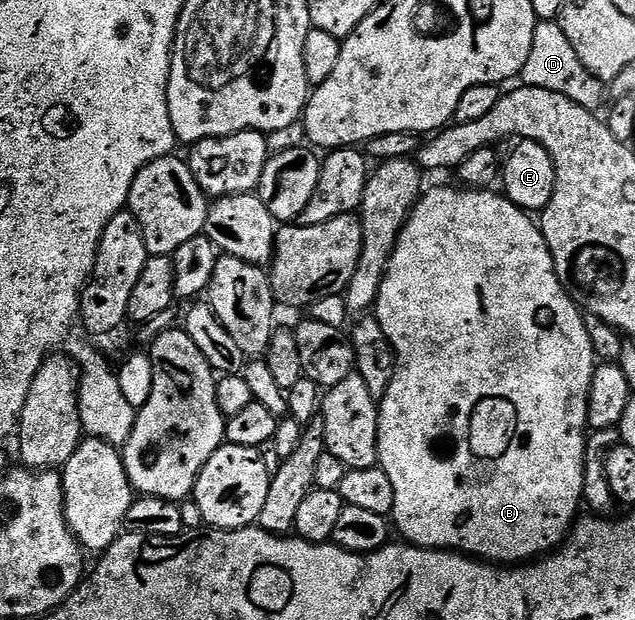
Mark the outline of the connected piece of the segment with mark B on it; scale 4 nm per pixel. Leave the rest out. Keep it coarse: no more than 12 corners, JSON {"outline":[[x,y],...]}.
{"outline":[[428,188],[377,294],[406,544],[556,551],[599,360],[530,212]]}

